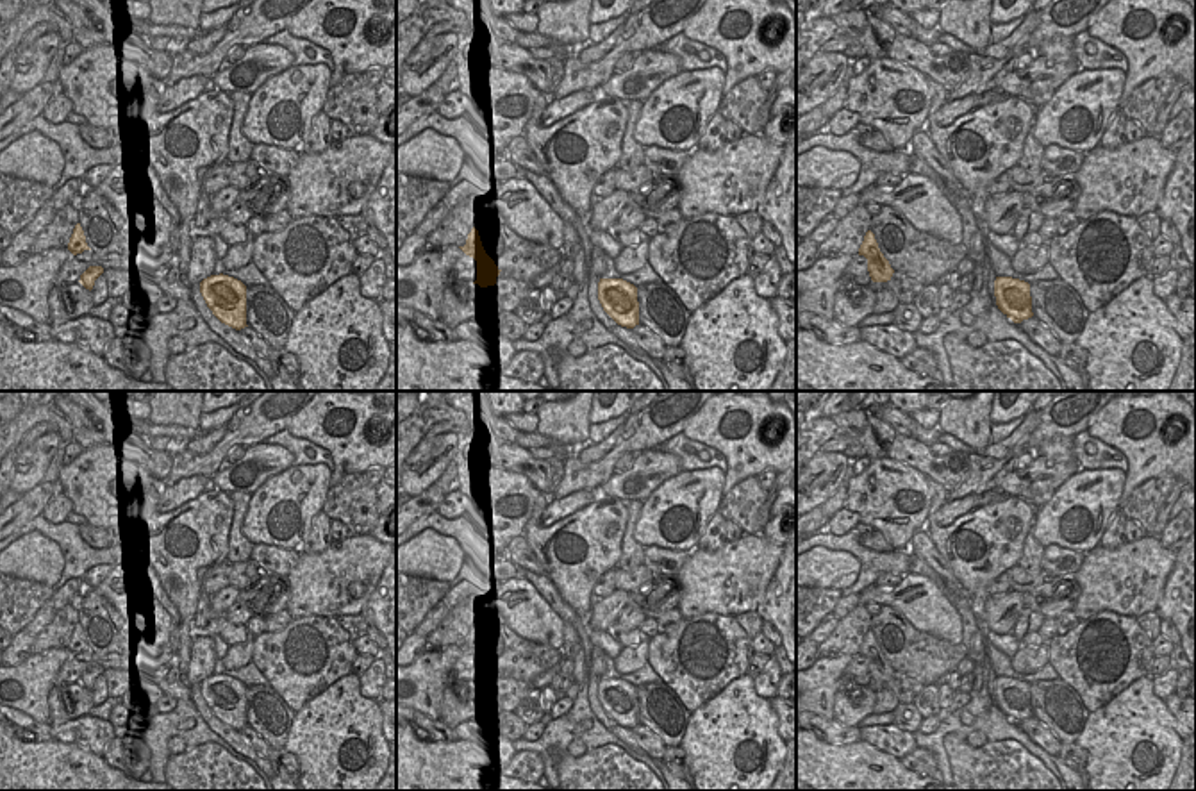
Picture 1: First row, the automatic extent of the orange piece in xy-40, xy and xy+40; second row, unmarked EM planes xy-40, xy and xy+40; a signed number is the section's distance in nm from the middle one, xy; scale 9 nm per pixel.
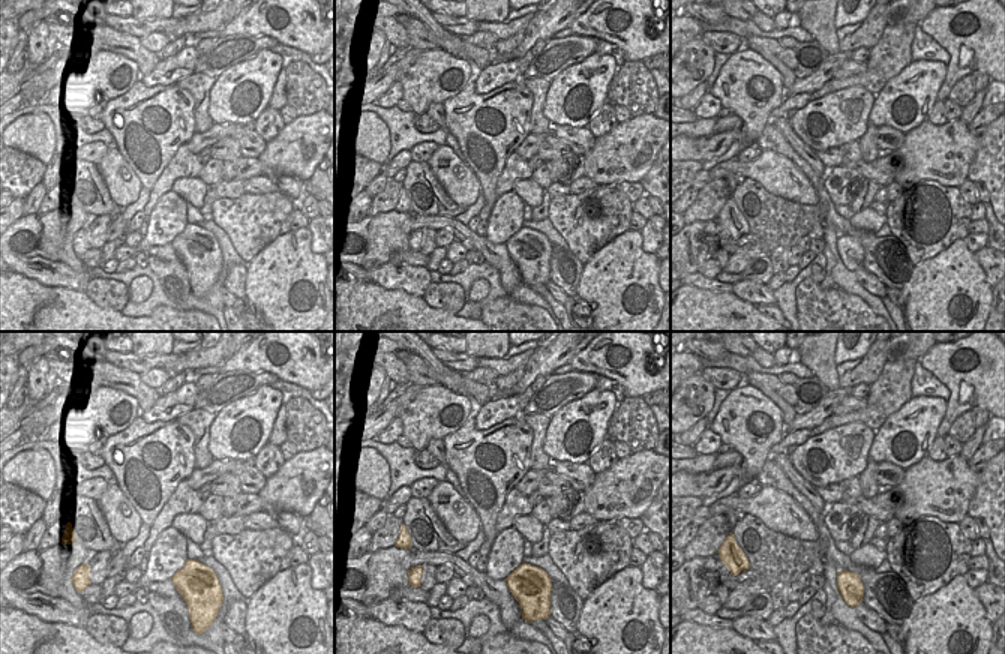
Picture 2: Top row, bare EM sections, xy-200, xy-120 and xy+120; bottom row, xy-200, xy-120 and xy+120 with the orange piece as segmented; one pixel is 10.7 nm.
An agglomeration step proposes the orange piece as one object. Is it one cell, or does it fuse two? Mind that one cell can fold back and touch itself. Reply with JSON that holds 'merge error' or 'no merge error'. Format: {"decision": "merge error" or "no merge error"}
{"decision": "no merge error"}

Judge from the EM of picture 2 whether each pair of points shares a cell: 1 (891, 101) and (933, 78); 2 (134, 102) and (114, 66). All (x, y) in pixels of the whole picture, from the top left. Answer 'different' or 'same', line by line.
1: same
2: different

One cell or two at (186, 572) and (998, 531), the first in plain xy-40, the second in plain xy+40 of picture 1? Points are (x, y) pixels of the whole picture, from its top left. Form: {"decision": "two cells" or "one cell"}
{"decision": "one cell"}

